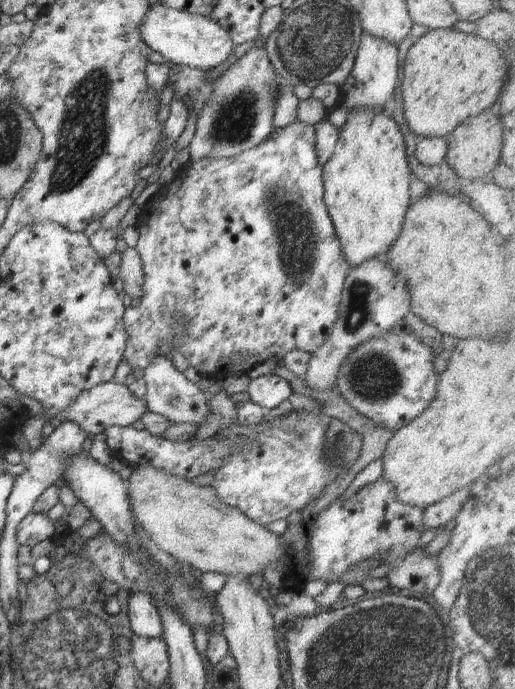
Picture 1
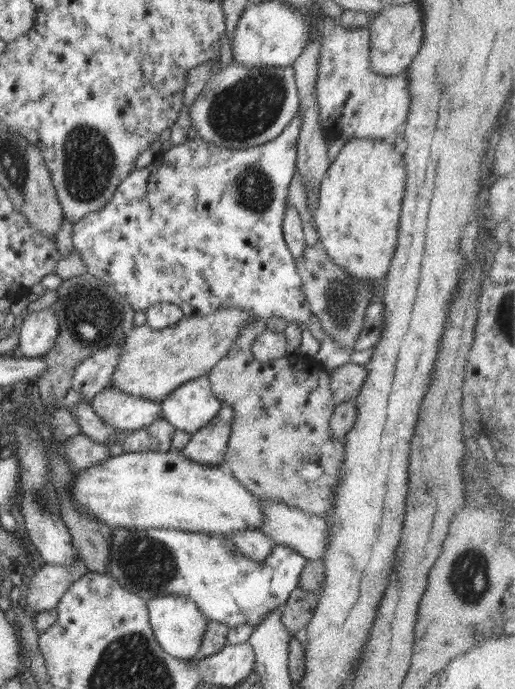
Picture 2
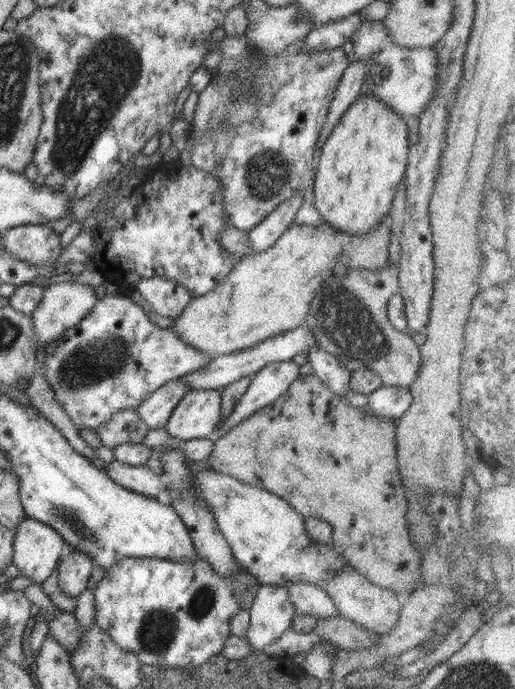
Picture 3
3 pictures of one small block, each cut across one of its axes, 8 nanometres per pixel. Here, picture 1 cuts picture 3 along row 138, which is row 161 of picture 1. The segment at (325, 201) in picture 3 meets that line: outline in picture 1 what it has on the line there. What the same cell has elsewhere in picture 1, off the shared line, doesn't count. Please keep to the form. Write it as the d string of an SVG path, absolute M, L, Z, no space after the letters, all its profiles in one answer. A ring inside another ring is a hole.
M377 108L350 109L346 122L339 128L332 156L323 166L323 199L343 255L351 268L372 257L381 258L389 246L393 245L393 240L400 234L406 211L412 201L409 191L411 178L404 139L391 113Z

